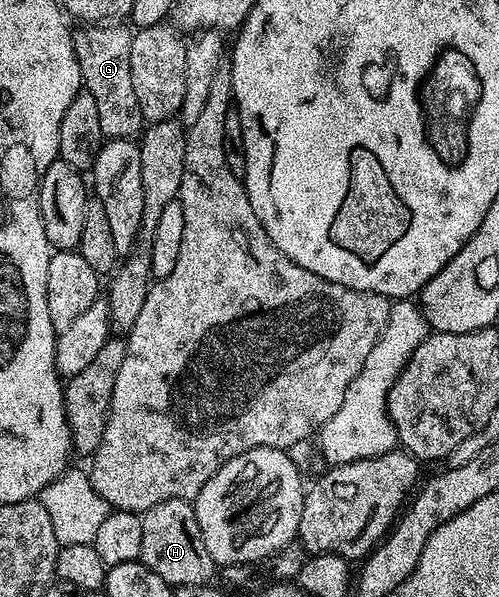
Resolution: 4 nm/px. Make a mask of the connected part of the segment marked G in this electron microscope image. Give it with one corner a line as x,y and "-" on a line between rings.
85,24
73,30
73,47
79,60
81,85
91,92
91,96
95,96
99,128
106,139
136,139
143,130
139,100
135,100
135,88
131,88
131,40
134,31
128,25
121,25
125,24

